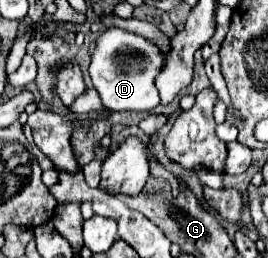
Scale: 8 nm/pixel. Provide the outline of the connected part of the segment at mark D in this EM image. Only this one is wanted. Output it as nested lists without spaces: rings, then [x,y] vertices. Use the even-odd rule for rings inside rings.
[[[111,27],[97,39],[97,49],[91,57],[89,75],[93,81],[93,87],[97,89],[103,105],[111,111],[149,111],[159,105],[159,93],[153,85],[155,75],[163,67],[163,53],[159,47],[149,43],[147,39],[127,33],[123,29]],[[139,59],[137,67],[121,67],[123,61],[135,61]]]

